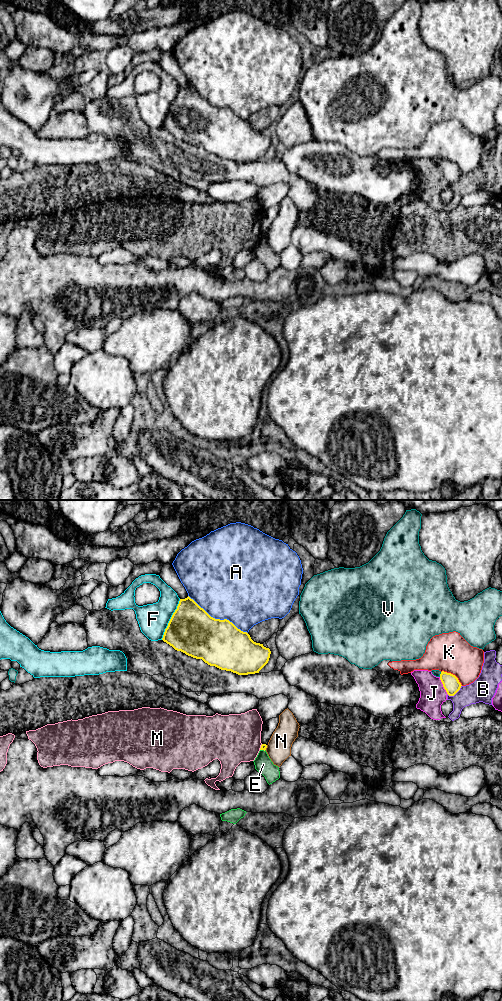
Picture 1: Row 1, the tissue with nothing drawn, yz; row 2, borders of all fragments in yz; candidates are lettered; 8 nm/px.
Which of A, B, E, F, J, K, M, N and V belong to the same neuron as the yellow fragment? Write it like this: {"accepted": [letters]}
{"accepted": []}

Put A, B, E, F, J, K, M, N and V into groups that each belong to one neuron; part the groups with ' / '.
A / B J / E / F / K / M / N / V

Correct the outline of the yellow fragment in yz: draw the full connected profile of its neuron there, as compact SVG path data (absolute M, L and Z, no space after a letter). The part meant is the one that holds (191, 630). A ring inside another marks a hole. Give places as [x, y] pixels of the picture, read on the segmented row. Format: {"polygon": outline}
{"polygon": "M189 596L180 599L162 640L177 651L238 675L259 673L271 654L229 620L211 617Z"}

